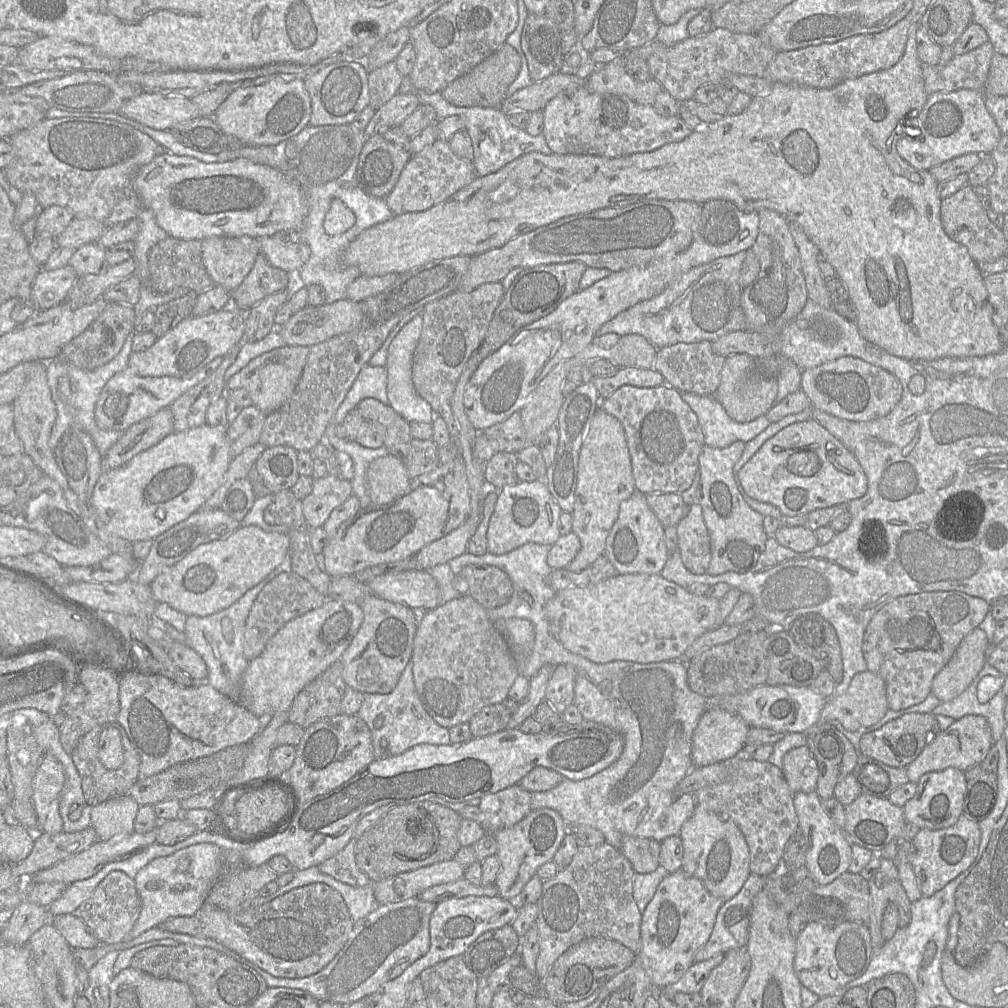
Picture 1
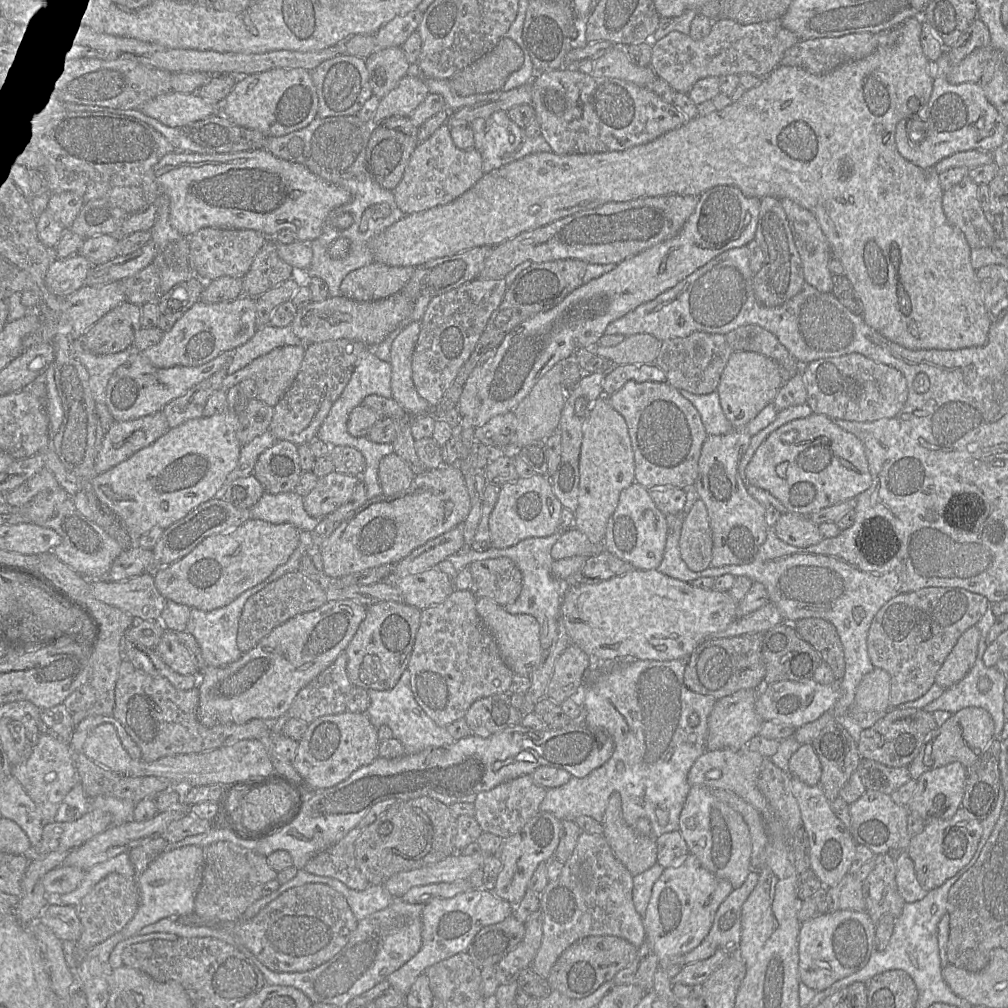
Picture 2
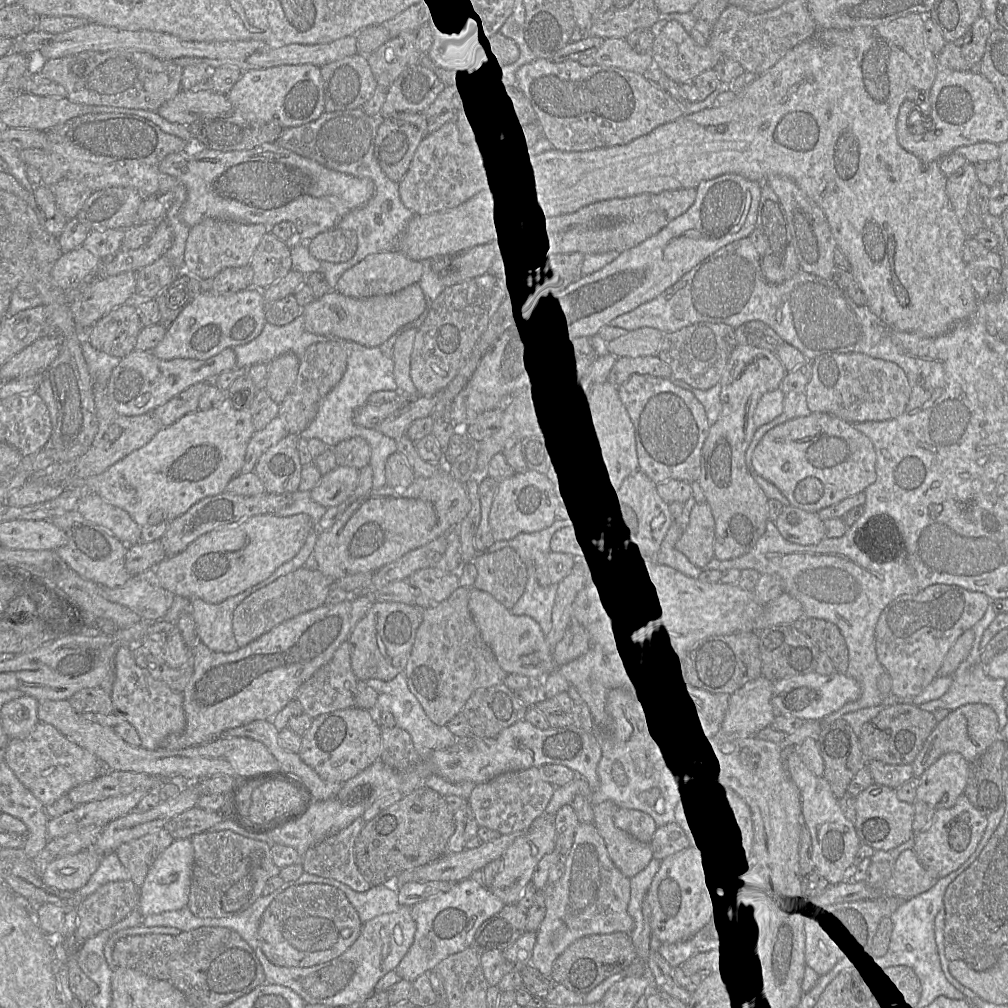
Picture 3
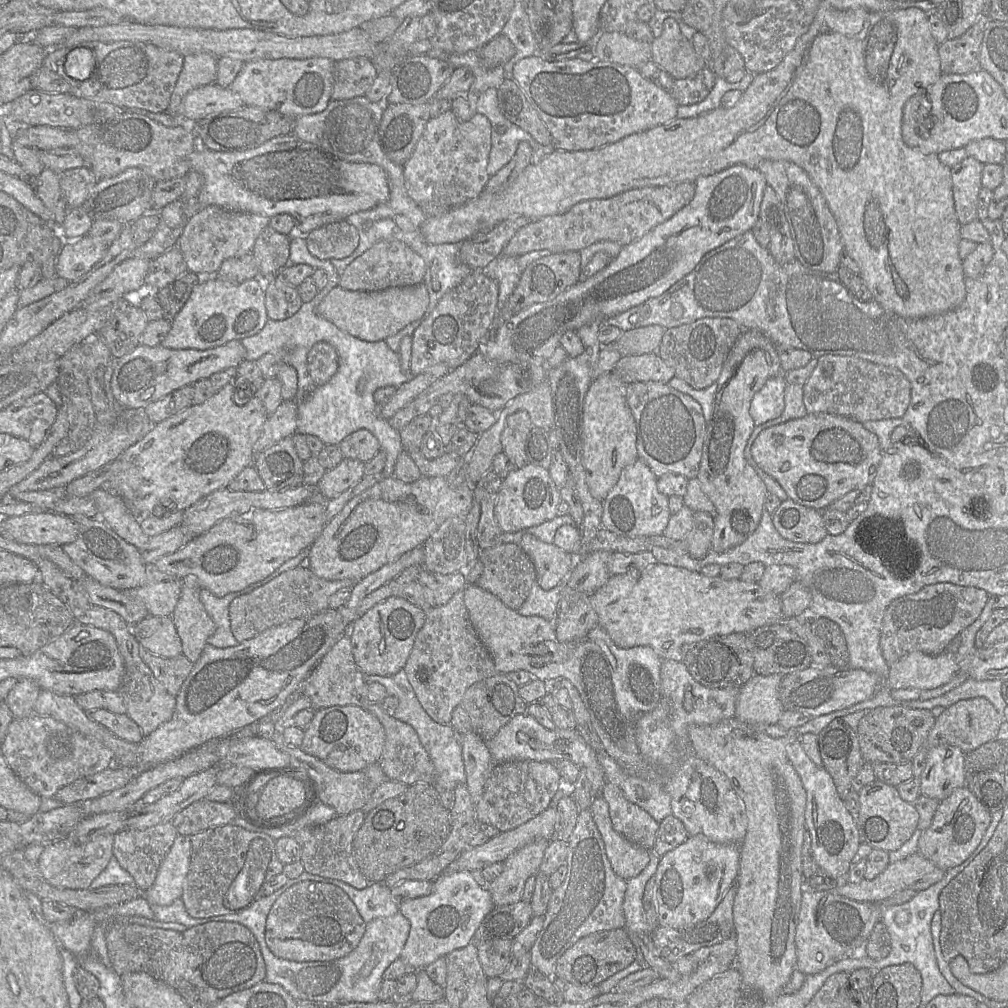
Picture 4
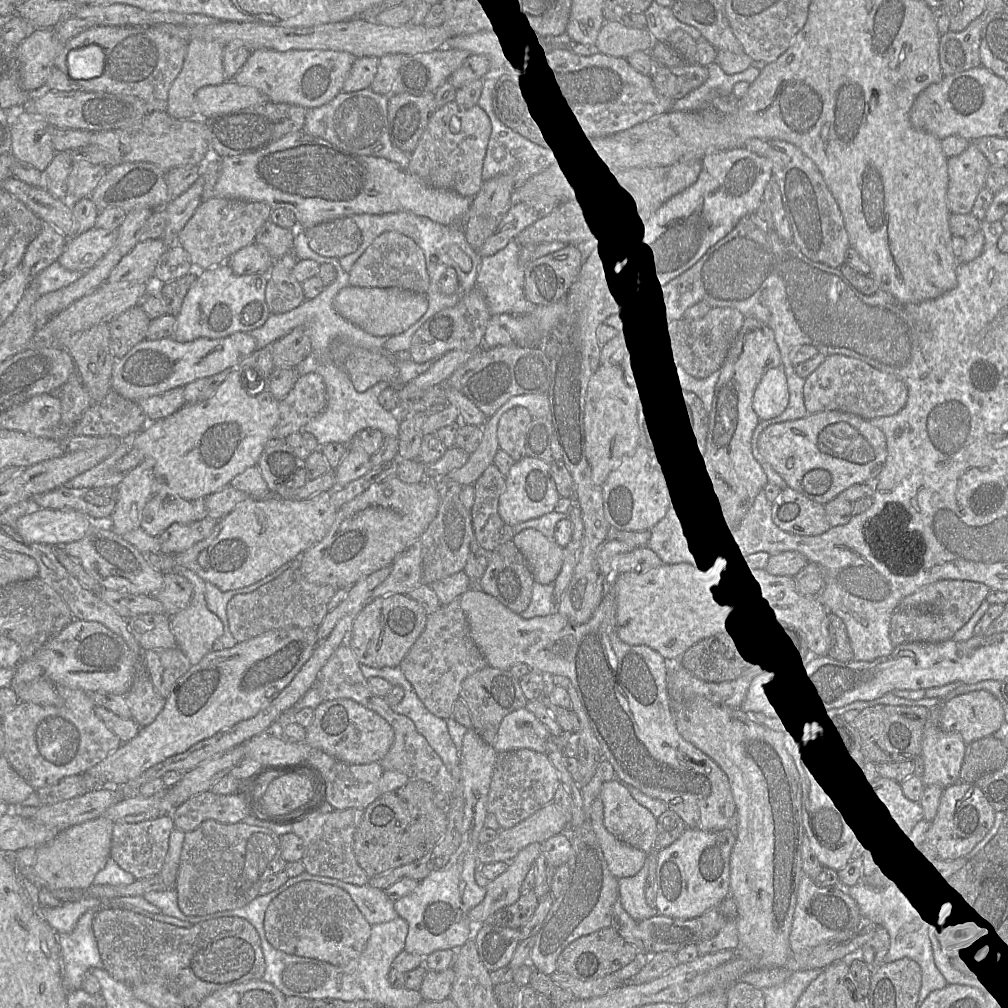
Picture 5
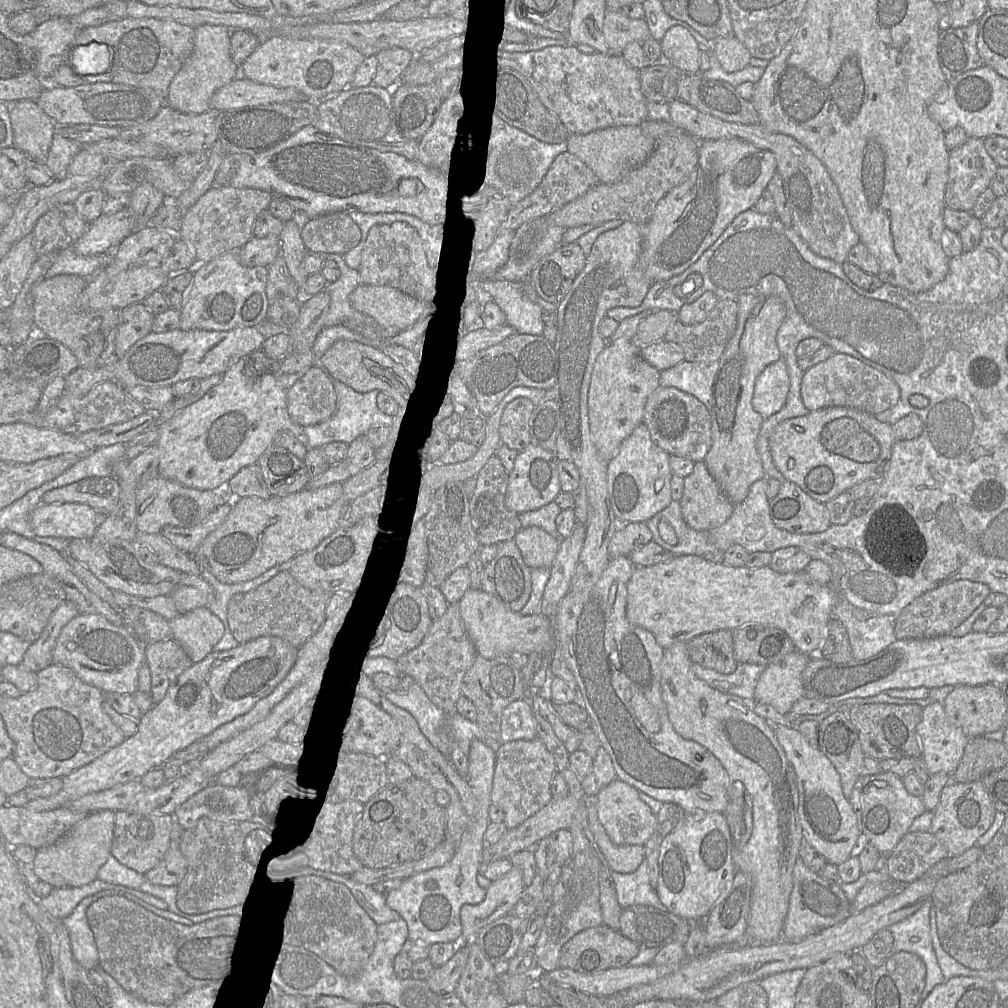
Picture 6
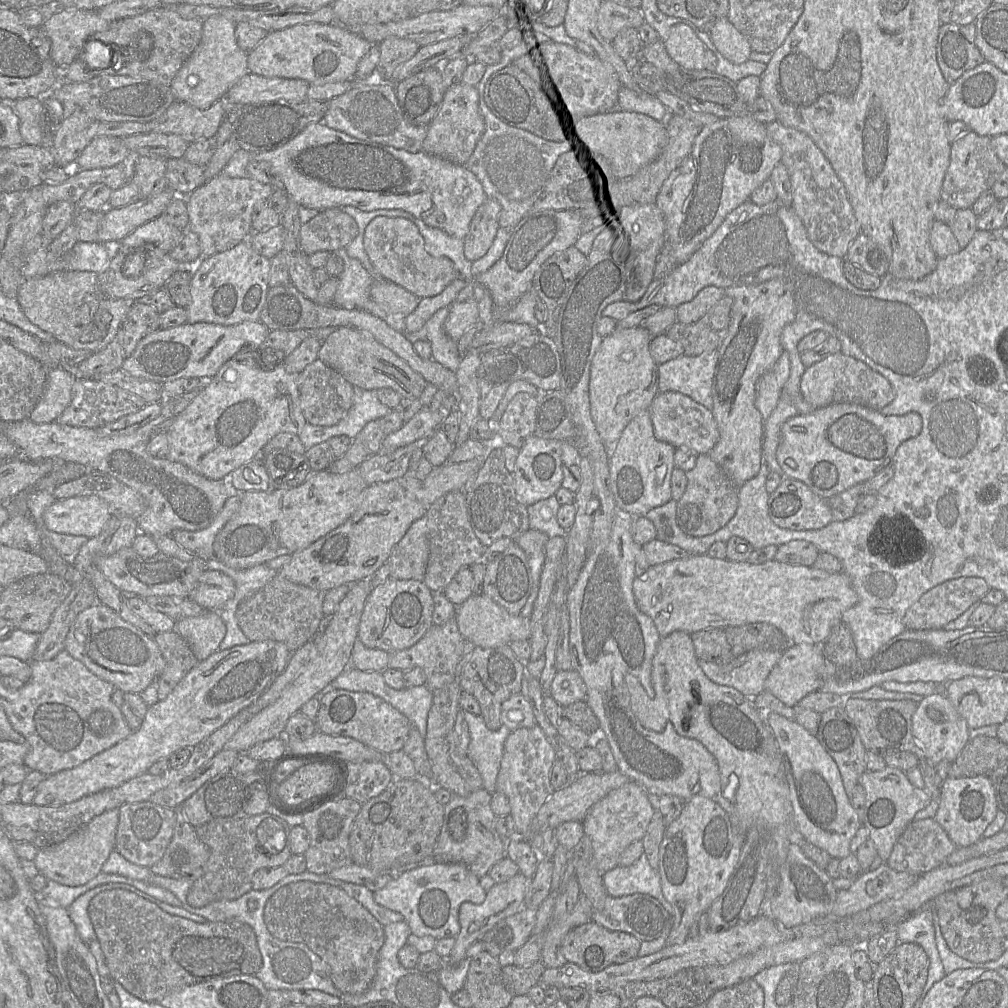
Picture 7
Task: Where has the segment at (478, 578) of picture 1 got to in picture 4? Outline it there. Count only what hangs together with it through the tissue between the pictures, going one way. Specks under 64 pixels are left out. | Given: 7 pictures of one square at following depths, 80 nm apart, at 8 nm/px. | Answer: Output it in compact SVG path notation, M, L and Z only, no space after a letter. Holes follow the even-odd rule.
M505 543L481 550L479 560L483 563L484 570L475 584L497 596L510 609L517 611L527 599L536 580L535 567L529 556L519 545Z

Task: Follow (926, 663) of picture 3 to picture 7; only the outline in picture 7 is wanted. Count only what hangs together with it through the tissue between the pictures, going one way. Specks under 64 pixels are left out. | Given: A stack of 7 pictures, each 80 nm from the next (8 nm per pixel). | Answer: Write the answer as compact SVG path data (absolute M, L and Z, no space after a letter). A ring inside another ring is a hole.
M960 577L945 581L924 593L907 611L903 618L907 630L944 629L944 626L961 616L971 605L978 602L990 590L986 581L979 577Z

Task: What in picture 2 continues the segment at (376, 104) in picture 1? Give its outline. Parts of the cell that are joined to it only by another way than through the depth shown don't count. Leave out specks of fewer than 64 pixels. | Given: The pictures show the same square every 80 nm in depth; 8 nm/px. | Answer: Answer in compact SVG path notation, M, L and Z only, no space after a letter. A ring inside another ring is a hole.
M401 47L374 51L365 61L372 93L379 99L394 89L410 69L410 64Z

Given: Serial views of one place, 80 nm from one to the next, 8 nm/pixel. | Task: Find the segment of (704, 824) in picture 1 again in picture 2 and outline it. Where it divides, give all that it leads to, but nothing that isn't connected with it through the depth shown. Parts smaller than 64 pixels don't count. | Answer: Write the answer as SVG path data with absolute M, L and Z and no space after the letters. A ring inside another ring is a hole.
M700 785L690 787L683 809L679 816L679 831L681 832L681 835L683 836L688 846L689 854L694 855L699 861L699 863L701 864L701 866L707 869L712 874L714 874L717 878L728 880L731 883L733 889L737 889L745 882L750 870L752 870L751 864L750 864L752 844L751 844L749 828L746 822L744 821L744 819L742 818L742 816L737 811L732 809L730 806L720 801L713 794L712 789L718 789L718 788L709 788L706 786L700 786Z

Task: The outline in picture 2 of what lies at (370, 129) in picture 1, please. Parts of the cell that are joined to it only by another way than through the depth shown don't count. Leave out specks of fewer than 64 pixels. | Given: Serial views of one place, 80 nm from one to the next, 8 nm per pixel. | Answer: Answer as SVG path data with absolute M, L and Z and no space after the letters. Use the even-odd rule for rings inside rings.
M407 74L394 89L380 99L370 123L375 126L391 116L409 117L428 94L428 87L421 76Z

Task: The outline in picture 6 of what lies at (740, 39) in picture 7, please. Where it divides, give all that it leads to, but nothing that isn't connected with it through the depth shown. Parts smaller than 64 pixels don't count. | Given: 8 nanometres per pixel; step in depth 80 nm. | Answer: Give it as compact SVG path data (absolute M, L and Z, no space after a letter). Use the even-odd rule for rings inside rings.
M735 36L722 37L712 42L712 50L726 72L736 72L747 65L752 57Z

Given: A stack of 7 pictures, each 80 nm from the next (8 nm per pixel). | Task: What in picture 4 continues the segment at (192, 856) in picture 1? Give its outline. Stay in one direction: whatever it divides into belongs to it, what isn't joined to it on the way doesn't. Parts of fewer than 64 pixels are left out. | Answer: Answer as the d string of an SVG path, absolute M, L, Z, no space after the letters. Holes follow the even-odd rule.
M178 834L162 861L152 886L144 891L144 898L150 905L168 906L181 898L183 883L189 870L190 855L189 836Z

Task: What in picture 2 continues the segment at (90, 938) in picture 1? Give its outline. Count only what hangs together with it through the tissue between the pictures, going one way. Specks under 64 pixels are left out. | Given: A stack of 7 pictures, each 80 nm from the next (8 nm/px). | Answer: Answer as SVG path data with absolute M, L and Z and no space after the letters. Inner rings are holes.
M51 902L40 916L39 922L47 926L62 942L75 943L82 933L82 924L71 905Z

